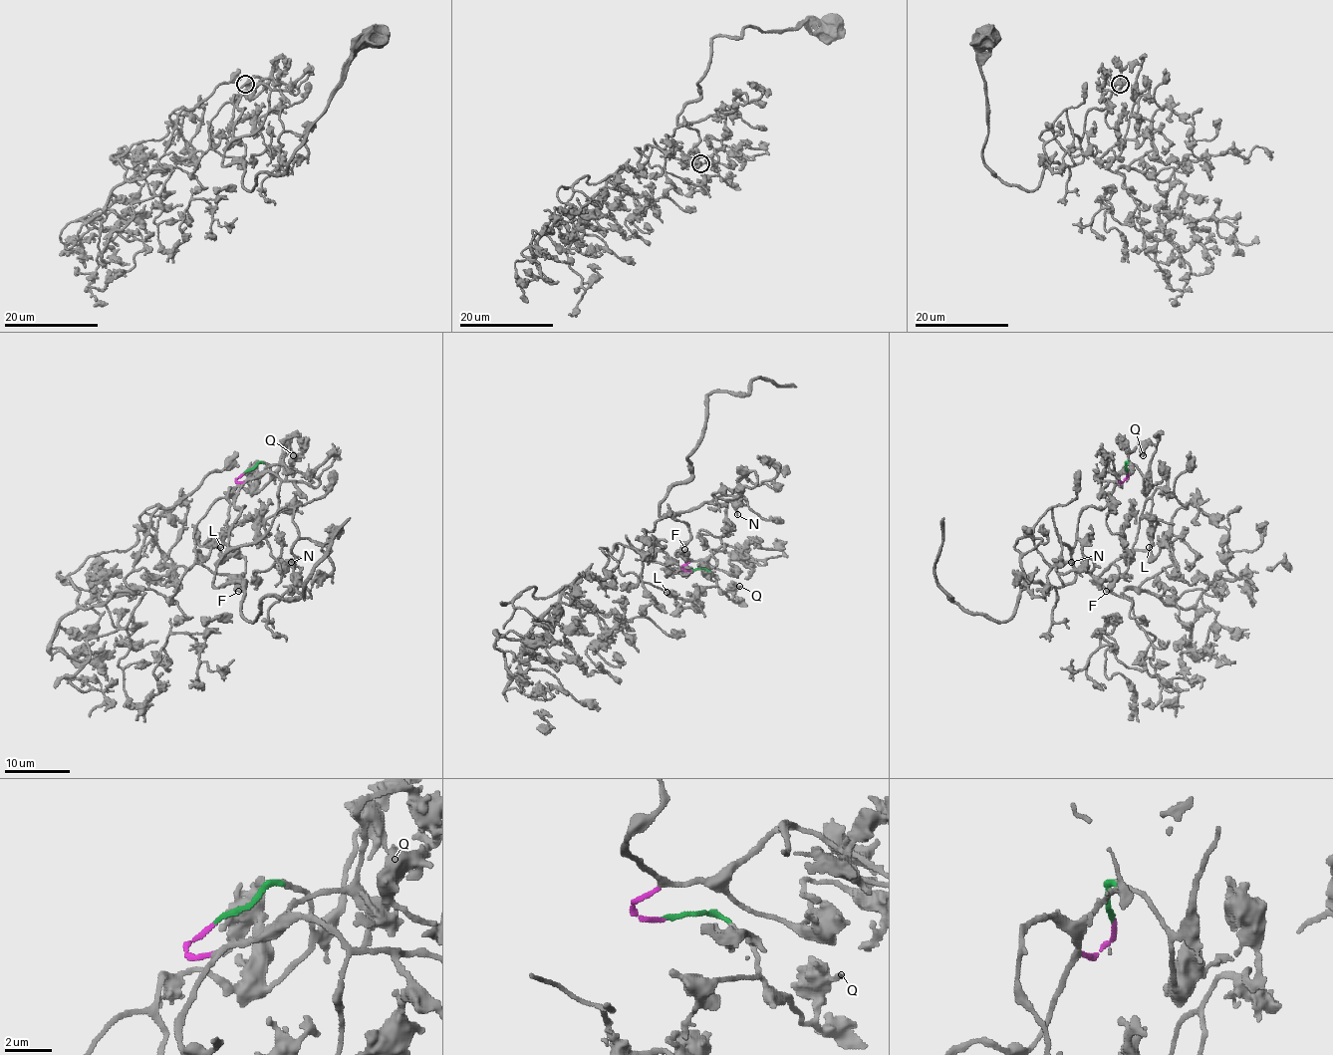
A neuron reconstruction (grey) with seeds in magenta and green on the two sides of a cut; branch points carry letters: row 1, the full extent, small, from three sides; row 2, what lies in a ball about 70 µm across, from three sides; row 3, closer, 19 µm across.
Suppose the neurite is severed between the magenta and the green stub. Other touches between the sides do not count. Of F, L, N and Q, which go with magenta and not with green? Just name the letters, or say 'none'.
N

